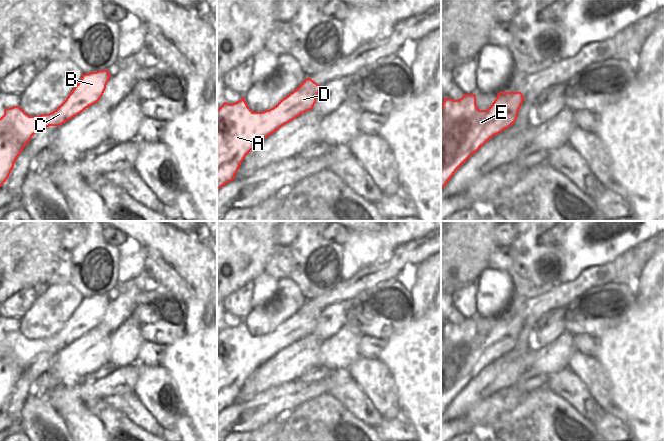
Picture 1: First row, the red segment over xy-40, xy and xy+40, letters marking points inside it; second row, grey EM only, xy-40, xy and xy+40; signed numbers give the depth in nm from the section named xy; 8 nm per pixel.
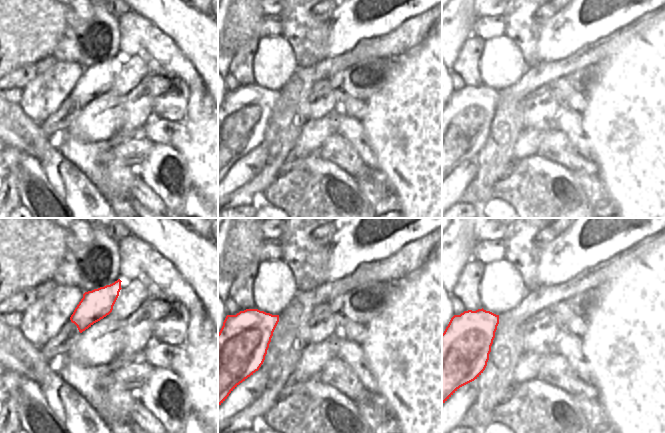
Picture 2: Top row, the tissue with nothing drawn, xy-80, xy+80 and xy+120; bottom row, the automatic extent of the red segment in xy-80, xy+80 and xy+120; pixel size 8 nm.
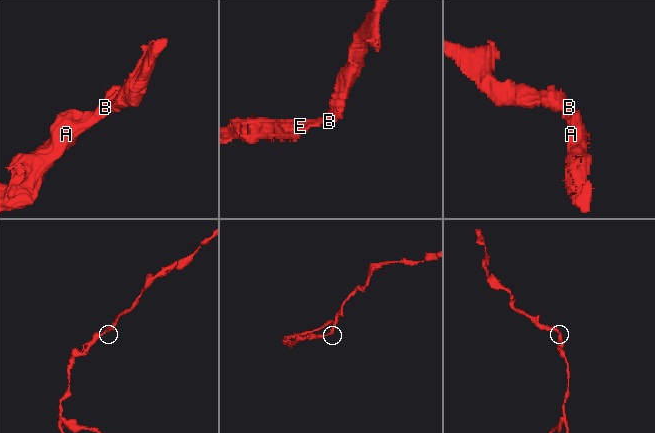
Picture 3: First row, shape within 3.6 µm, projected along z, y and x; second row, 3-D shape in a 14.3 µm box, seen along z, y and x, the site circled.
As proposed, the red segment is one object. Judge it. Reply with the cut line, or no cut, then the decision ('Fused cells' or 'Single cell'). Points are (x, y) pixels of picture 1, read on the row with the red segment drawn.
No split. Single cell.

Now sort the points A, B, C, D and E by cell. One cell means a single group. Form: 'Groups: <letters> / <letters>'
Groups: A B C D E.

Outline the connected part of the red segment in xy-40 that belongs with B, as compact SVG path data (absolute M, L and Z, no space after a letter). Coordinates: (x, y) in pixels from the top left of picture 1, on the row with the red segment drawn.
M108 70L82 74L68 97L51 113L29 116L19 106L4 110L0 118L0 187L8 179L16 159L41 129L60 126L102 97L110 79Z

